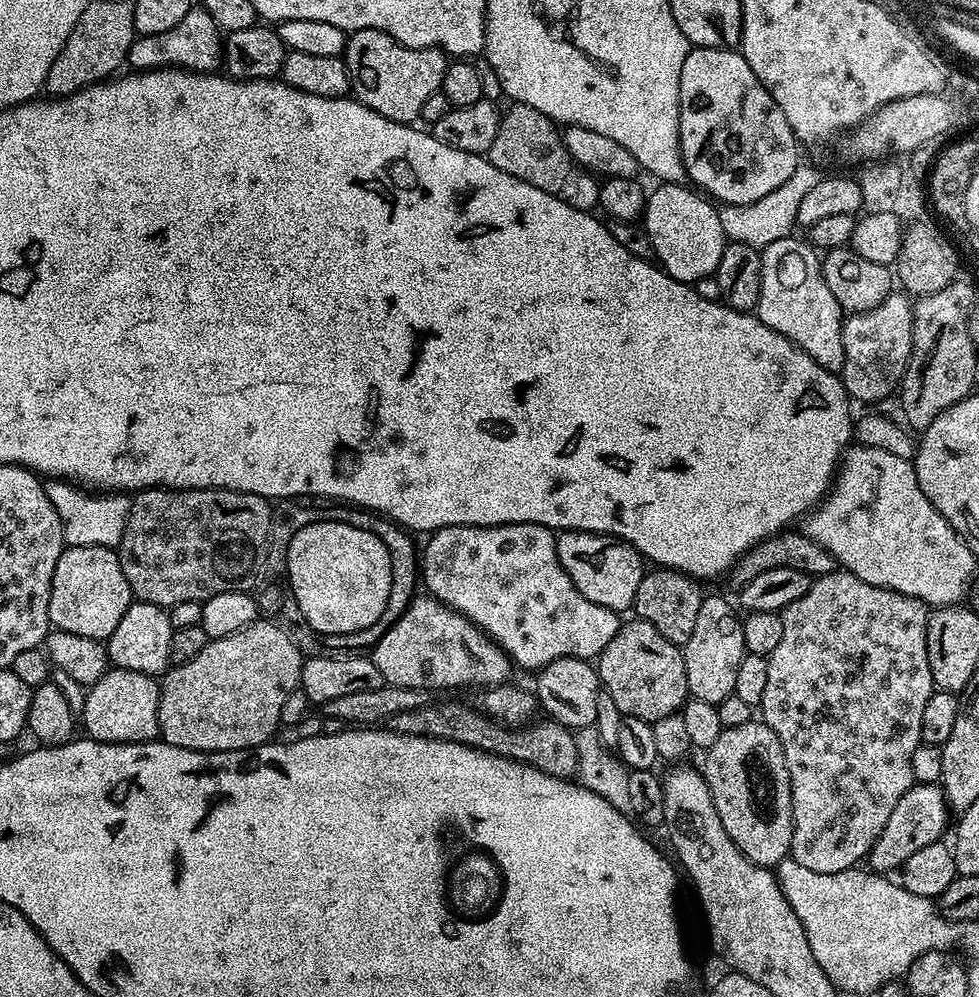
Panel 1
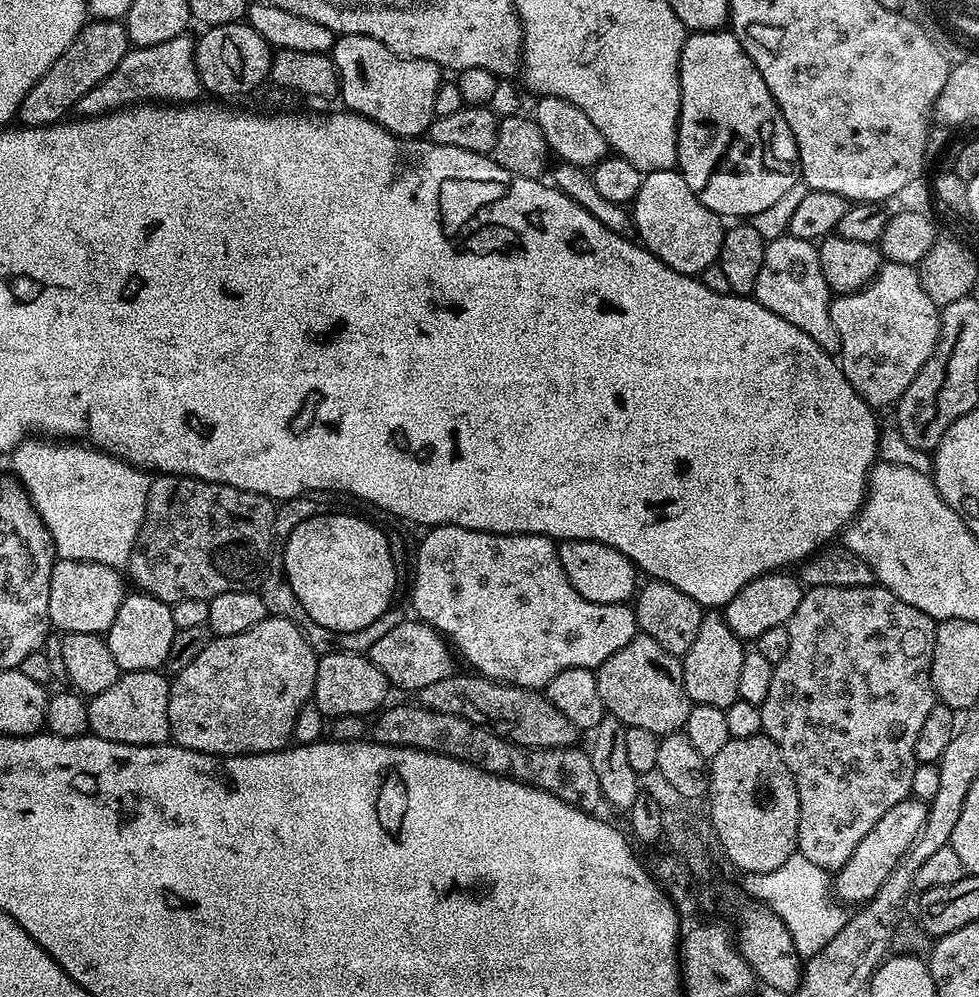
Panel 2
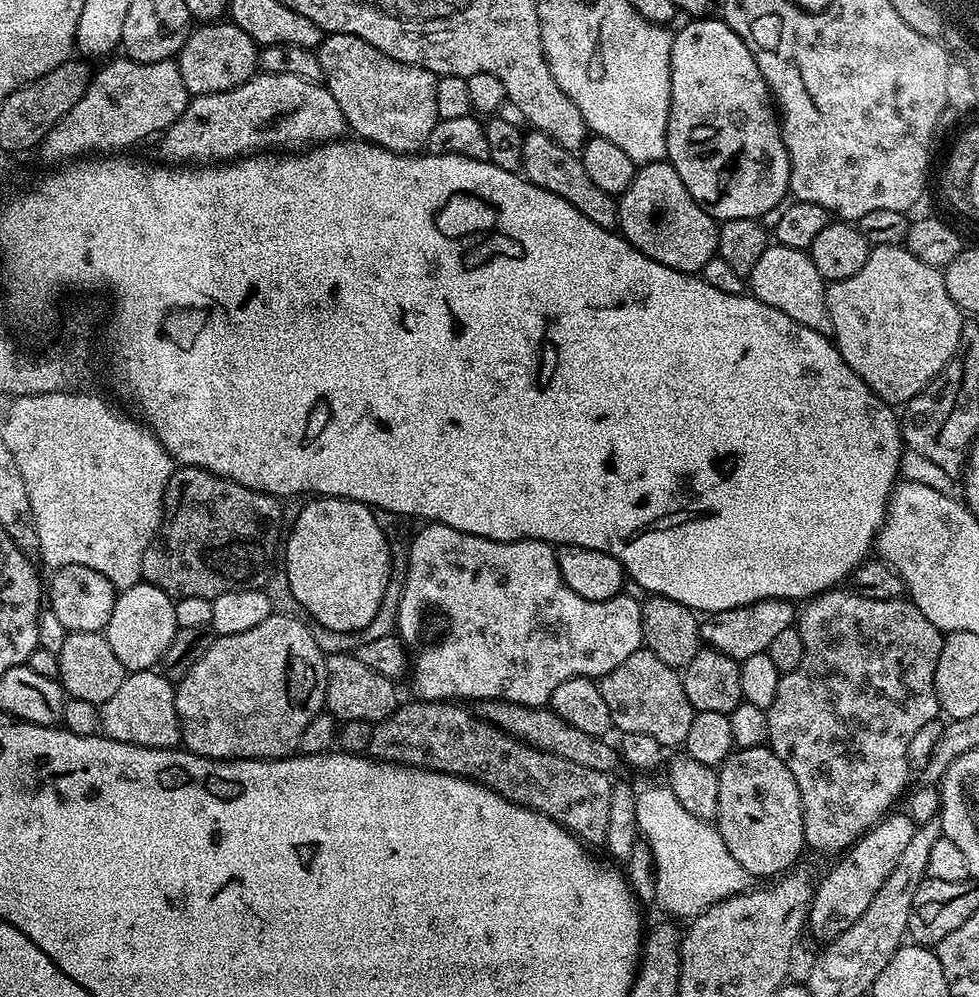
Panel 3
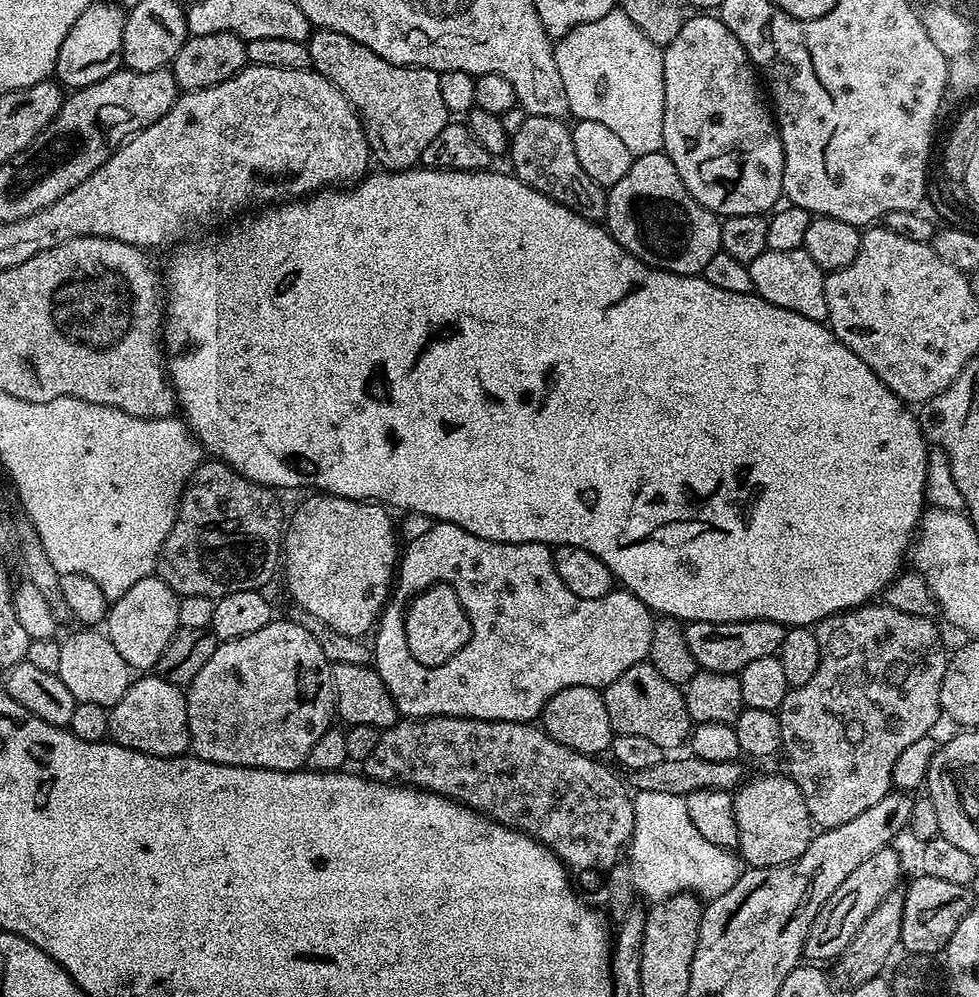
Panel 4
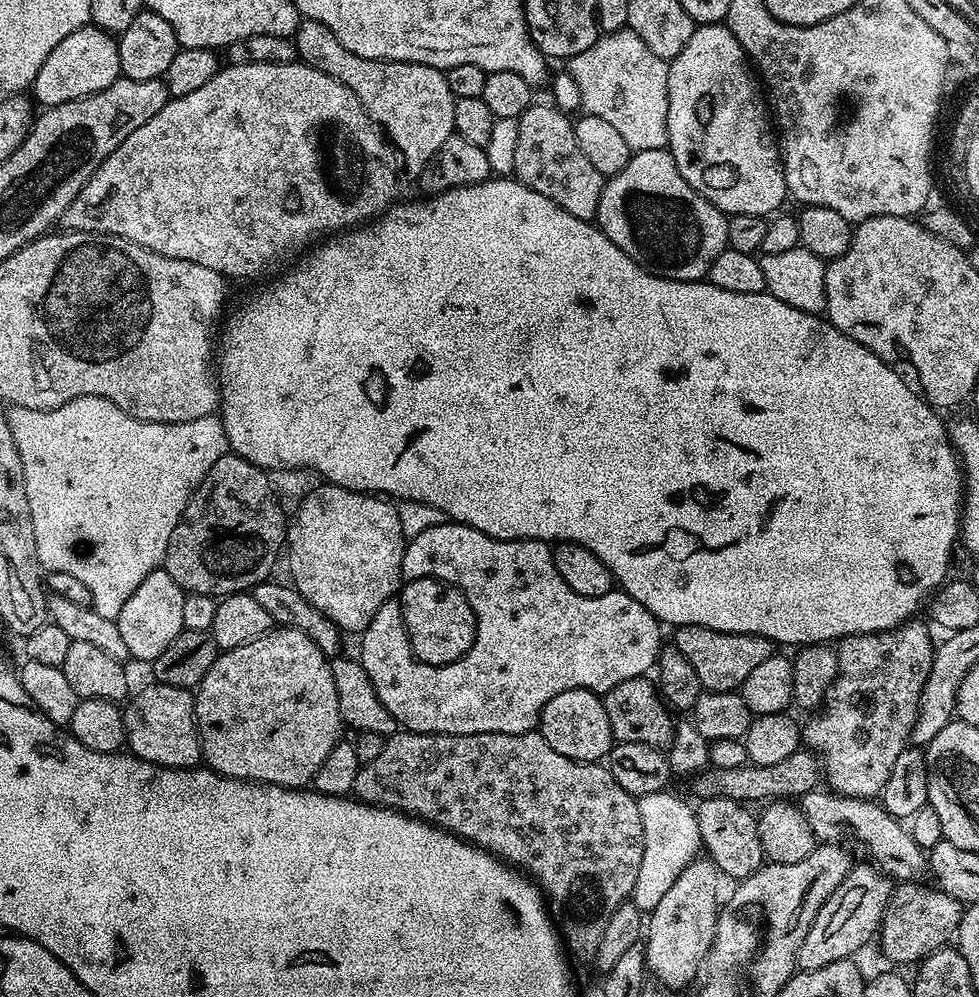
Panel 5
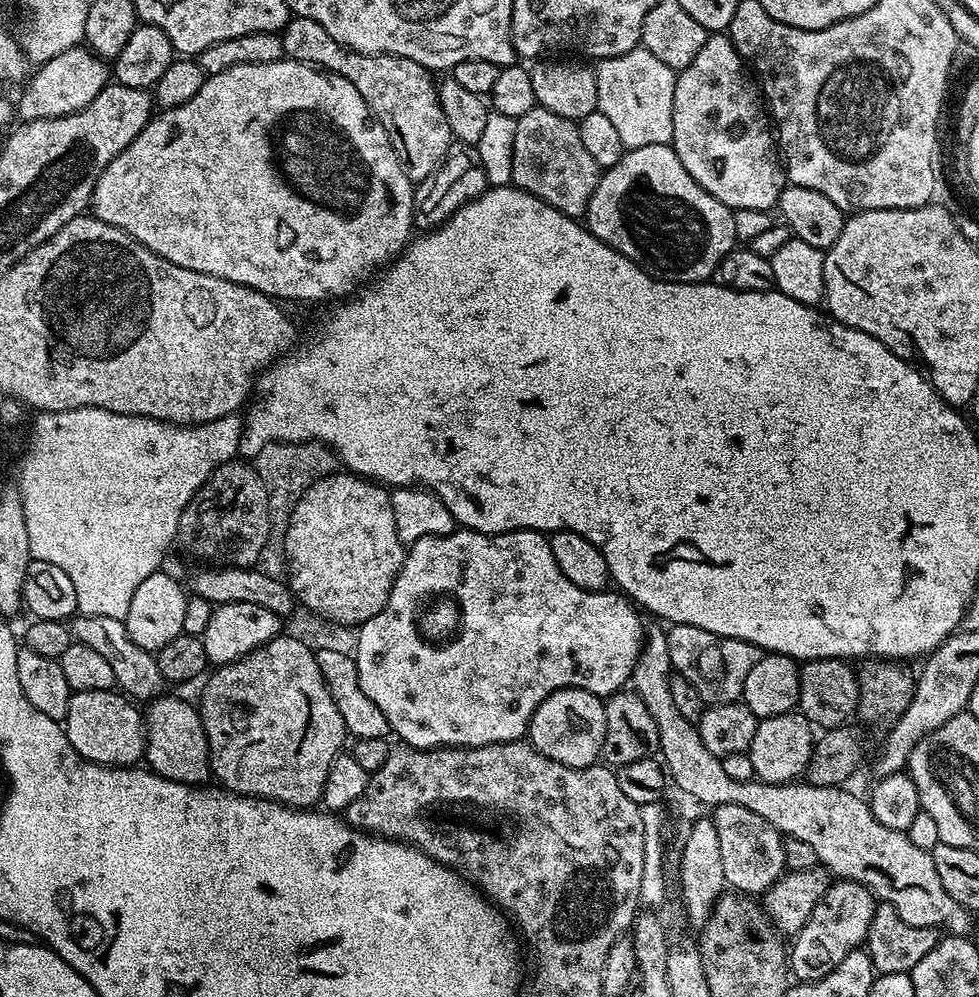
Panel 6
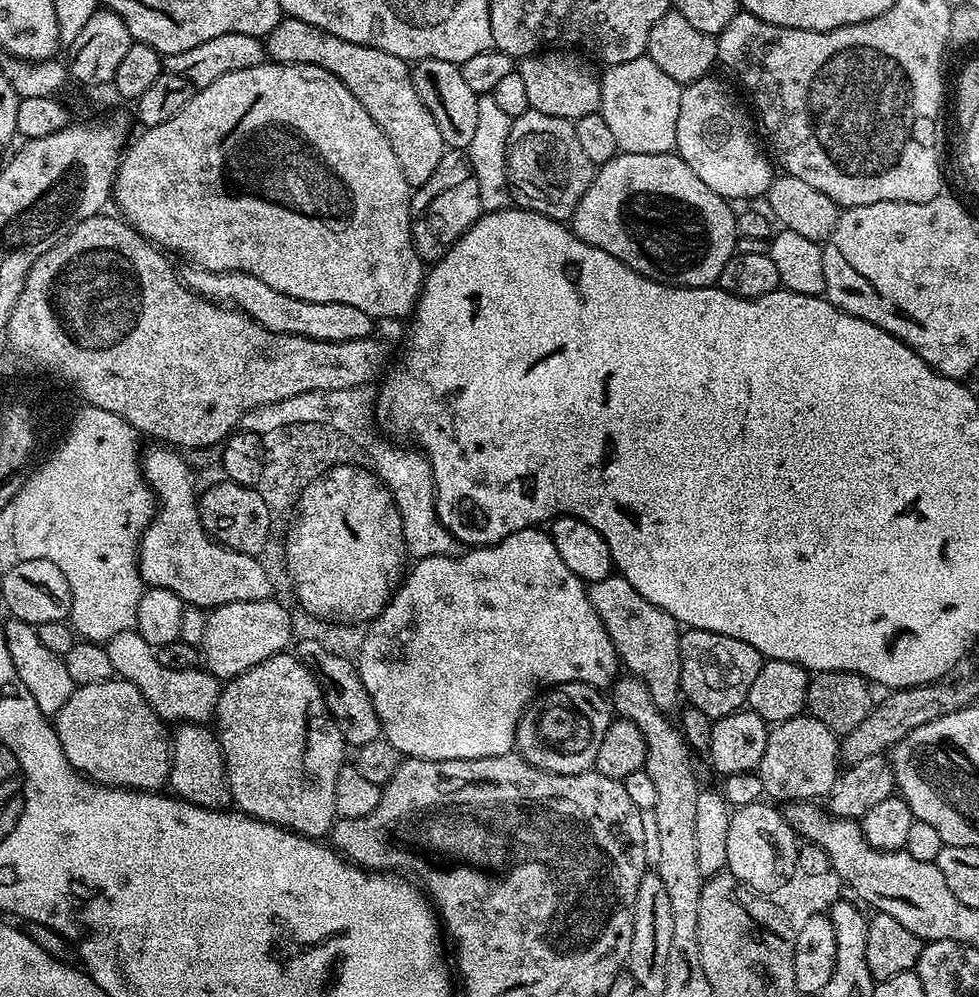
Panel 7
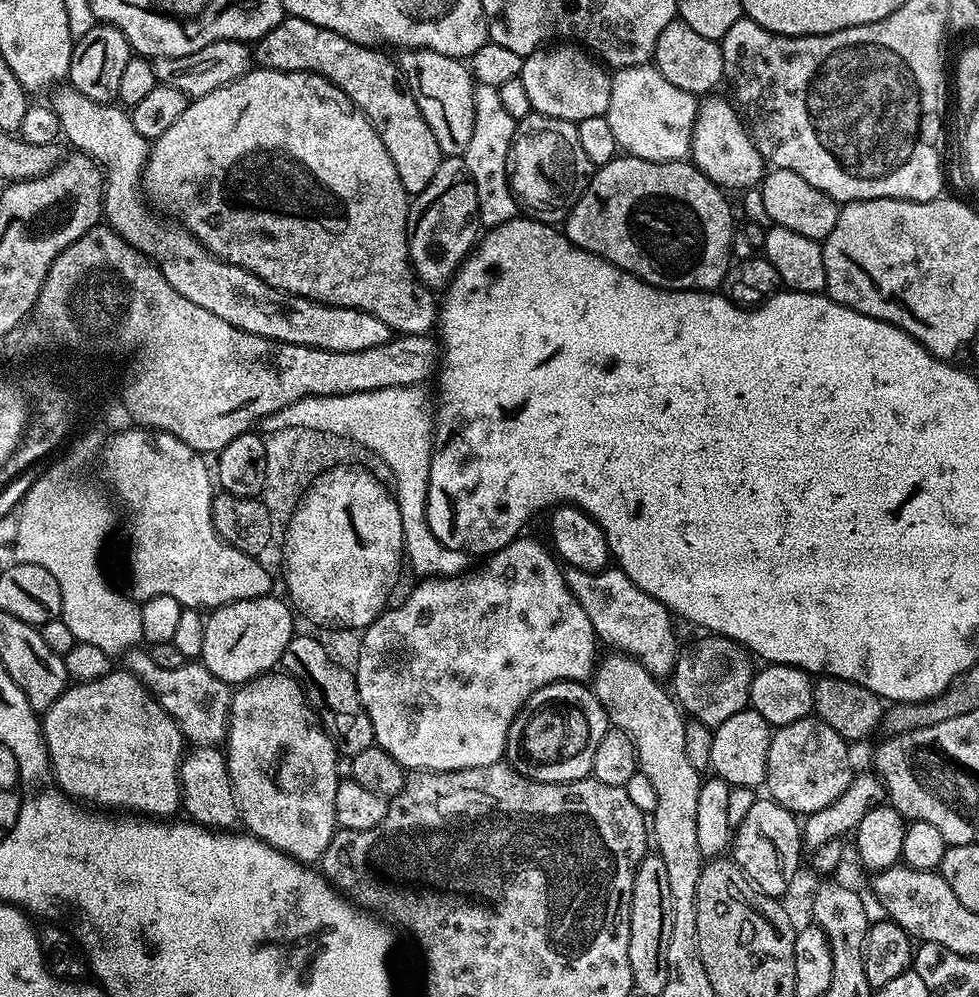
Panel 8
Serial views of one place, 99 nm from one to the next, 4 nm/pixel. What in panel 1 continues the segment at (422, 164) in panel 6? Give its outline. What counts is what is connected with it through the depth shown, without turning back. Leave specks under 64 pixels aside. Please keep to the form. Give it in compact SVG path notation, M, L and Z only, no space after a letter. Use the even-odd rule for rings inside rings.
M373 28L358 30L348 36L342 57L352 77L351 95L370 110L399 124L419 121L426 100L441 91L450 60L439 48L402 46L389 34Z

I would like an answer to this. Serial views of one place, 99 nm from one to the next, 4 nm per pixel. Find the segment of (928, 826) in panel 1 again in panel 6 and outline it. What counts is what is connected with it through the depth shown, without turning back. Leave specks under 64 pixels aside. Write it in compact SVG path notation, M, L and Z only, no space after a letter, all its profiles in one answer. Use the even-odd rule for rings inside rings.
M837 879L829 883L828 892L814 906L806 926L797 932L790 944L790 972L797 981L826 978L846 958L867 941L870 922L876 913L877 899L872 891L853 880Z

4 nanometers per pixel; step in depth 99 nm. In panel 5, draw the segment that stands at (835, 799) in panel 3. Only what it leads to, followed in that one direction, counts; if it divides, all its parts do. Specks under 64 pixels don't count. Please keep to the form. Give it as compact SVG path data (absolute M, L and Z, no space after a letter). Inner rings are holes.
M905 622L885 632L871 632L861 636L845 636L843 640L839 641L838 647L835 649L836 677L830 686L828 696L824 700L822 707L813 715L817 716L808 725L806 723L803 725L802 736L807 747L818 754L819 759L822 761L822 776L825 781L828 779L827 787L840 796L853 796L859 800L879 797L880 793L884 791L886 778L890 778L890 766L894 766L898 754L902 754L902 750L906 747L906 737L911 733L912 724L916 721L916 715L920 709L922 686L926 682L926 674L930 672L934 651L934 639L932 640L931 634L928 633L929 625L927 623L925 623L926 625L916 623Z

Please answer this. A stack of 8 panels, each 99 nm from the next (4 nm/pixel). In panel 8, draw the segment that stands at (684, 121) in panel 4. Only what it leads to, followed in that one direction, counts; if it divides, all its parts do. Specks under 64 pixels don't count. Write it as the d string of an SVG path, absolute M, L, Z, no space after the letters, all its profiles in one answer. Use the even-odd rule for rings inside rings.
M707 100L696 109L696 125L692 128L691 163L725 190L748 188L752 183L755 185L765 175L766 161L758 154L737 109L729 101L728 105L724 100Z

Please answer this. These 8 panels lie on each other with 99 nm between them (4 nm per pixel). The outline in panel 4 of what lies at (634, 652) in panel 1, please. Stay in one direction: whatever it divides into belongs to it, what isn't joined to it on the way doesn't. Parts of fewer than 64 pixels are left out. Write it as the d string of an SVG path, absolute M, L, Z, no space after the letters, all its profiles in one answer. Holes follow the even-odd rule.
M650 662L635 664L626 670L602 692L606 702L606 714L610 714L613 733L625 736L626 734L639 734L654 742L654 746L665 750L680 748L689 743L693 722L686 710L684 693L681 685L666 682L662 674Z

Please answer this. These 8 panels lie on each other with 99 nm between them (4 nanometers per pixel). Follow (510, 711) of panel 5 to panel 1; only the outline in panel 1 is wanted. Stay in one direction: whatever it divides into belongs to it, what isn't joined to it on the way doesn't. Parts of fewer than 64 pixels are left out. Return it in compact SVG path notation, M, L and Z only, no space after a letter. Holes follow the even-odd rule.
M463 524L440 528L427 537L428 545L422 548L423 587L425 584L437 600L479 626L517 669L539 670L567 656L591 661L610 646L610 638L618 634L622 620L609 608L582 598L558 558L556 537L553 529L537 524L499 524L489 528Z

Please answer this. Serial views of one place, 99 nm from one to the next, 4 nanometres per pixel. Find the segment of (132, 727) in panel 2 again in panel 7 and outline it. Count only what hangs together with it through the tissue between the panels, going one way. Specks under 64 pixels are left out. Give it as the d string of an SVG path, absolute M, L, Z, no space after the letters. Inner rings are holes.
M180 724L177 732L173 731L170 736L172 749L172 765L168 771L168 784L171 791L177 797L191 804L197 804L203 808L224 810L232 804L232 795L228 789L228 775L224 765L224 755L220 749L219 735L211 727L203 724Z

